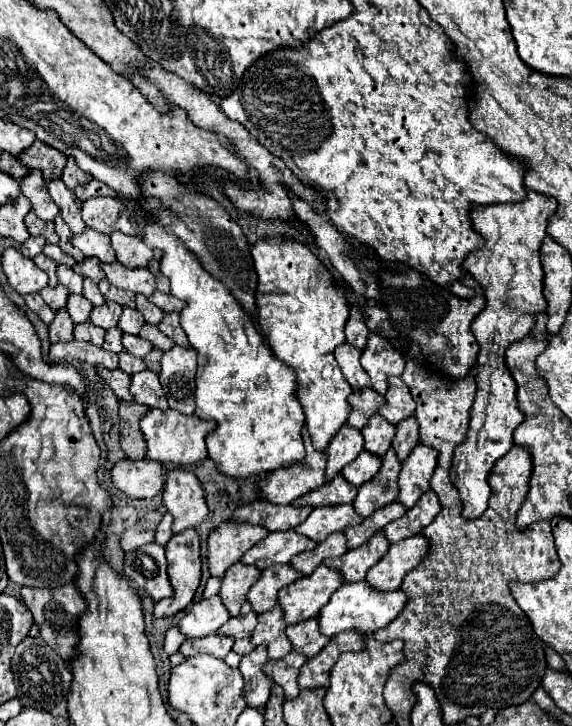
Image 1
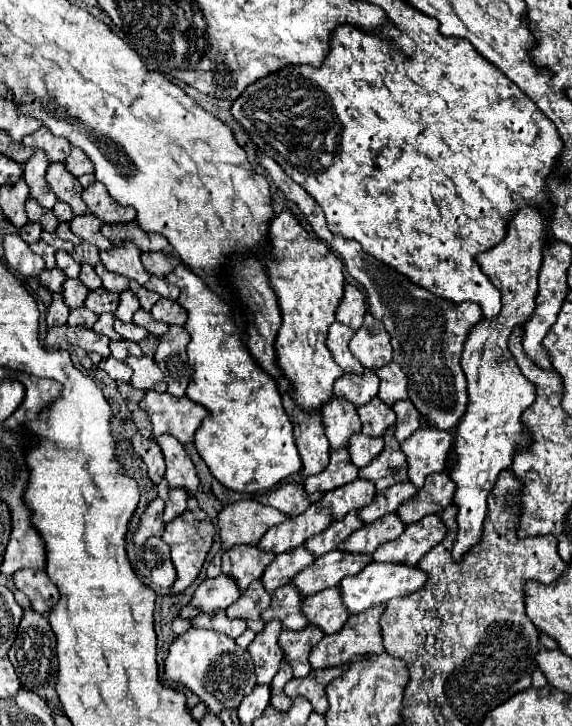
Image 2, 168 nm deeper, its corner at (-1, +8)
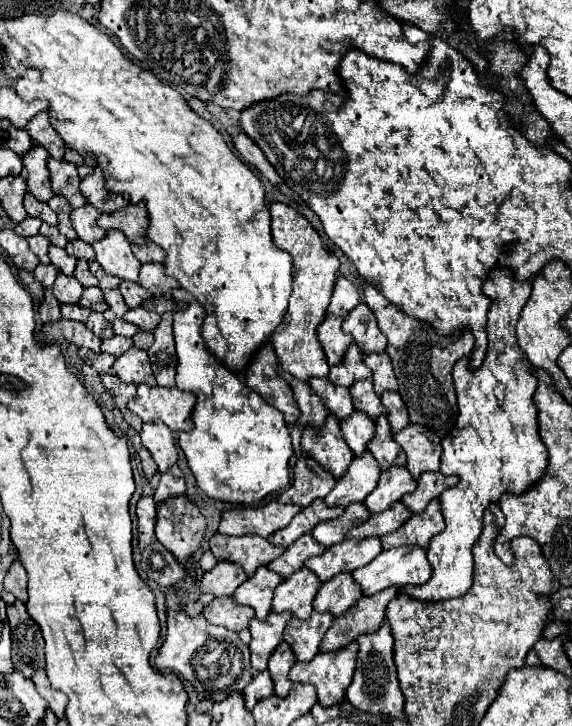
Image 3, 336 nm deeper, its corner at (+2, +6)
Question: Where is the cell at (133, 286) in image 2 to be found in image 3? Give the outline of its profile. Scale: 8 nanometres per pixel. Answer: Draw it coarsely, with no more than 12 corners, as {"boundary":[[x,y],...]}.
{"boundary":[[120,282],[130,308],[140,306],[152,292],[146,292],[138,282]]}

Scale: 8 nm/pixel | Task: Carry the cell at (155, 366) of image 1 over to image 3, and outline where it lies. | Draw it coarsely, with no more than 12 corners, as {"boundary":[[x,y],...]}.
{"boundary":[[138,330],[132,336],[134,346],[148,350],[154,336],[152,332]]}

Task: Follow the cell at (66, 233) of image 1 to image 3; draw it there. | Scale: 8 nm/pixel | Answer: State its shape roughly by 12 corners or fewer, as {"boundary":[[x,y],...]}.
{"boundary":[[52,196],[48,206],[58,216],[58,230],[68,240],[76,238],[70,224],[68,200]]}

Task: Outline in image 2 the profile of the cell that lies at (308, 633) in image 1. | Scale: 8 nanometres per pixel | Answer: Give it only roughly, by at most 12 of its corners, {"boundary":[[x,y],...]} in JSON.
{"boundary":[[339,588],[303,602],[309,626],[323,634],[343,628],[349,614]]}

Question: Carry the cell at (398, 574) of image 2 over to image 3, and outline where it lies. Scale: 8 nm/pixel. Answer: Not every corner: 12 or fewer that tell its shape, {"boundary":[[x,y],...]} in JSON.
{"boundary":[[424,548],[384,550],[352,572],[366,596],[424,584]]}

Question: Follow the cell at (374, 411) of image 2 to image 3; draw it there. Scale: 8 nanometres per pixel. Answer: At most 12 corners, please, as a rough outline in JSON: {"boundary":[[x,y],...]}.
{"boundary":[[372,380],[350,386],[354,408],[376,420],[384,412]]}

